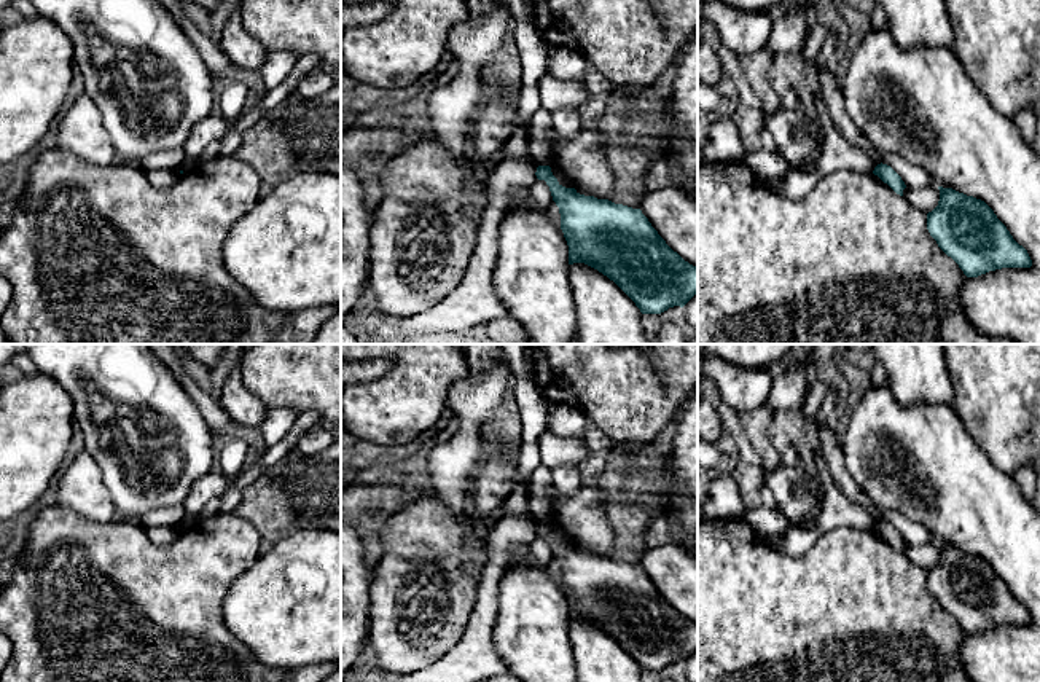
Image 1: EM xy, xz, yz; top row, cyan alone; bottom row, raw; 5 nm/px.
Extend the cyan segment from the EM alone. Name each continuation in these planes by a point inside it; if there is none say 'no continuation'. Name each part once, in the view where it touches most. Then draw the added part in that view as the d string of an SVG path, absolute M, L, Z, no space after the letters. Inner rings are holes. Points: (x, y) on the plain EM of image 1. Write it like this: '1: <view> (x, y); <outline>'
no continuation

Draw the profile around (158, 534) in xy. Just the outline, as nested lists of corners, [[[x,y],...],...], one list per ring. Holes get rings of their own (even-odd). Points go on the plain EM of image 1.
[[[151,526],[151,527],[145,527],[145,531],[153,543],[166,545],[177,539],[180,527],[177,527],[177,526]]]

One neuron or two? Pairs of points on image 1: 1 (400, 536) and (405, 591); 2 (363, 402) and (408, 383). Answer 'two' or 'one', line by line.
1: one
2: one

